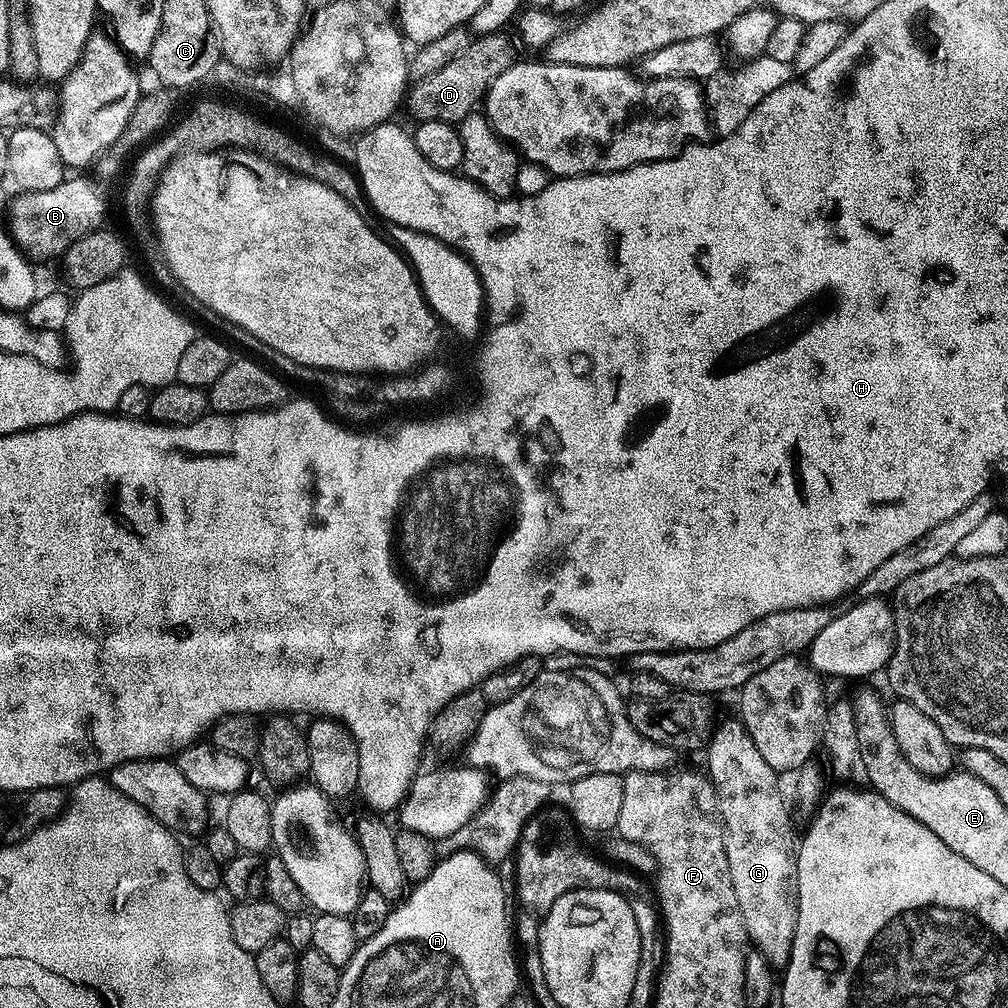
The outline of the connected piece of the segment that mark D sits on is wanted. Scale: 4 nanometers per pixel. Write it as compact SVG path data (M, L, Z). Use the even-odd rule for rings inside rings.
M502 34L477 35L472 44L466 46L466 50L458 54L458 58L453 58L448 65L442 66L442 70L434 70L434 74L419 77L406 93L406 108L408 104L408 112L413 116L413 121L441 120L447 124L459 125L460 121L467 118L470 113L477 111L478 105L488 95L488 87L492 85L494 78L498 78L502 70L506 70L514 63L512 48L503 36Z

